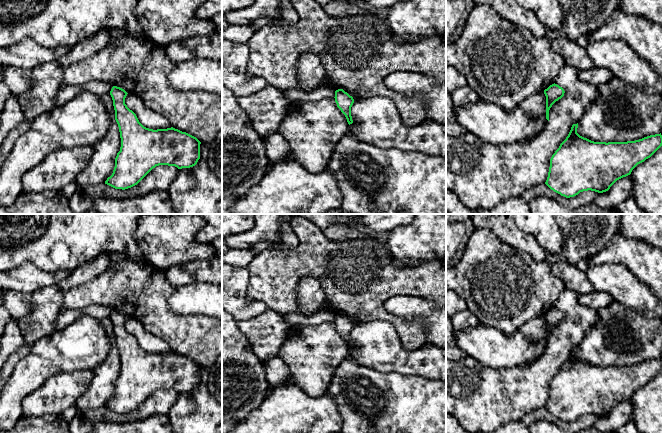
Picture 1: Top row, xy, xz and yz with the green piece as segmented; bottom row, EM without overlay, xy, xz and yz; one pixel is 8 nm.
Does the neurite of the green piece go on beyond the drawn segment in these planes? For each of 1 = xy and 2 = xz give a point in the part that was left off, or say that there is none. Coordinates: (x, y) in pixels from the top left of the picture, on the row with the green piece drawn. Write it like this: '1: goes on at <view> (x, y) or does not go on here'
1: does not go on here
2: does not go on here

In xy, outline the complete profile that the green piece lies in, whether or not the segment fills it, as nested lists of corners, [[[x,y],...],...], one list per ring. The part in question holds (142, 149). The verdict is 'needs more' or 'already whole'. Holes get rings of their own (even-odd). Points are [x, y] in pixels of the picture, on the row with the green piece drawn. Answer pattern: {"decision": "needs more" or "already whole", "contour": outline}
{"decision": "already whole", "contour": [[[117,86],[110,91],[121,147],[113,173],[105,184],[125,190],[137,185],[156,166],[168,165],[178,169],[195,166],[200,159],[201,142],[173,127],[157,130],[144,127],[125,104],[127,94]]]}

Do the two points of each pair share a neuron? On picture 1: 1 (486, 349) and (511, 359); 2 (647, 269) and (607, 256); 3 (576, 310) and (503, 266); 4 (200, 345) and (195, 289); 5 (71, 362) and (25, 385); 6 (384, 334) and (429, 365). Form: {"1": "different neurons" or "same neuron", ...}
{"1": "same neuron", "2": "same neuron", "3": "different neurons", "4": "different neurons", "5": "same neuron", "6": "same neuron"}

